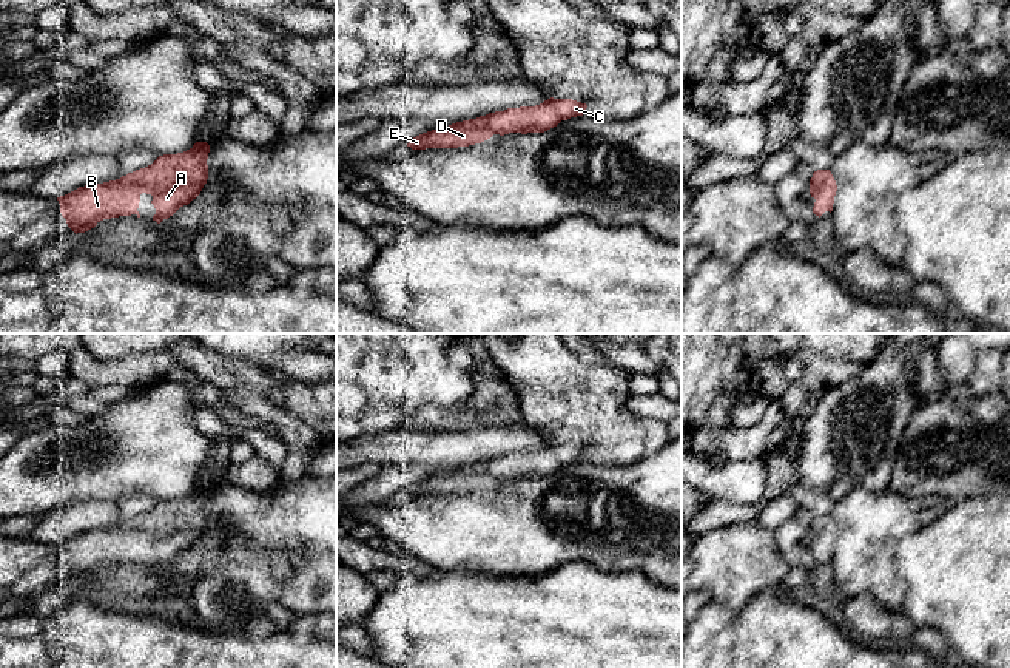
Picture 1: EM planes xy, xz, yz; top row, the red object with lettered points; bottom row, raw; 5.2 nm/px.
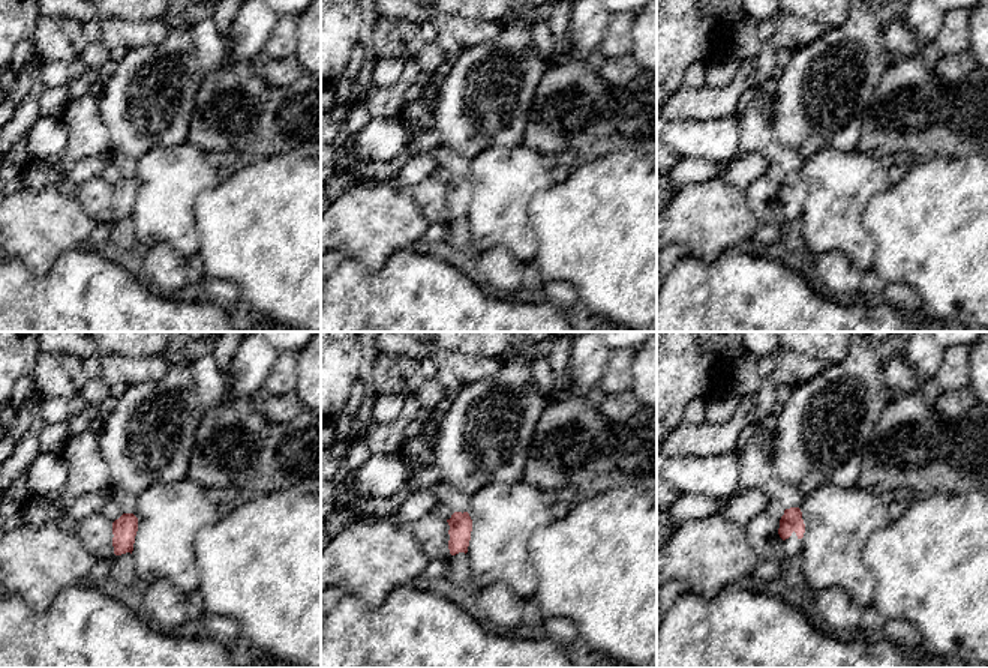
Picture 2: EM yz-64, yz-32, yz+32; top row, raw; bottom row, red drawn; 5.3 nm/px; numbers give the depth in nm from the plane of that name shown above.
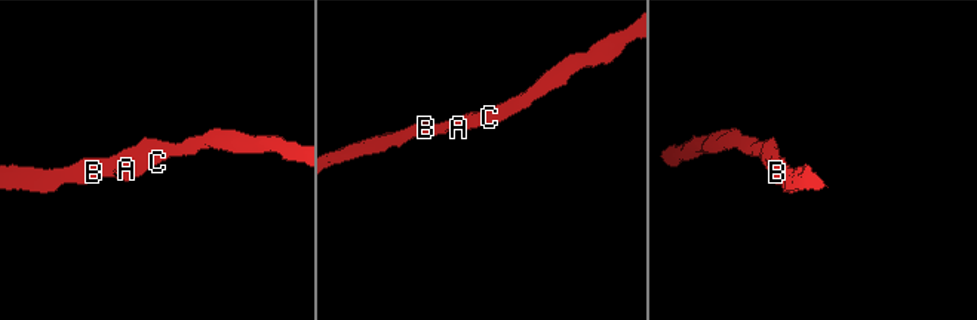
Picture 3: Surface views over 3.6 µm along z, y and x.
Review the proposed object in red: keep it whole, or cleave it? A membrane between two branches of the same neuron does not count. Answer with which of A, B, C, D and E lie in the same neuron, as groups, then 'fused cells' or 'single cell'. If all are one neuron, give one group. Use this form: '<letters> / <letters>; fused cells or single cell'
A B C D E; single cell

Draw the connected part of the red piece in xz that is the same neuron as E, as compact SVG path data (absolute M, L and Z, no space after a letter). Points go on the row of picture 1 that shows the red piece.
M550 97L535 106L507 108L423 133L413 137L407 147L412 150L458 148L481 143L493 134L544 133L561 120L583 116L586 108L586 103L572 99Z

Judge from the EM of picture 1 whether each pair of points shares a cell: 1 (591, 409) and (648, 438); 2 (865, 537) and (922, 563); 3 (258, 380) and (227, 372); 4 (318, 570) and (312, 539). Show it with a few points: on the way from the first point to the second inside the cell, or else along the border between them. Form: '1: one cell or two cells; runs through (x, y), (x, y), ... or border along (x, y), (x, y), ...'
1: one cell; runs through (605, 417), (626, 438), (634, 438)
2: two cells; border along (922, 528), (907, 534), (895, 553), (904, 587)
3: one cell; runs through (250, 377), (235, 374)
4: two cells; border along (319, 553), (309, 553), (306, 556)

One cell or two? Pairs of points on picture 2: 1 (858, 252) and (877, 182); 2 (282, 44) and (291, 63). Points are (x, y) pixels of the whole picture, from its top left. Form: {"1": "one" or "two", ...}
{"1": "one", "2": "two"}

